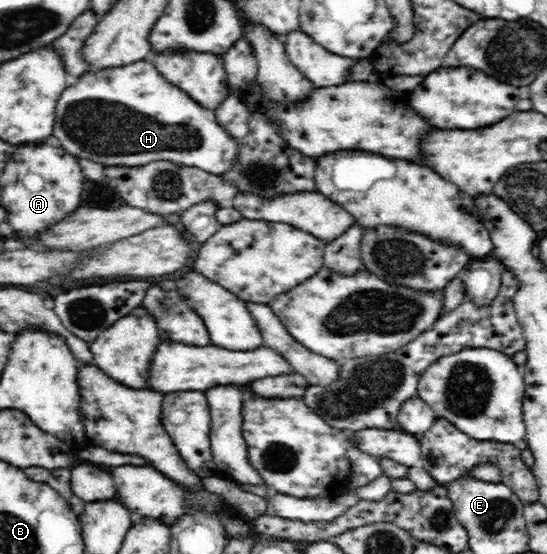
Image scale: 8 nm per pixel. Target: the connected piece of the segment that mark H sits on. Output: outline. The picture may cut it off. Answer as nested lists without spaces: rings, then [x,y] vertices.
[[[139,60],[121,67],[88,71],[74,86],[66,87],[57,100],[53,128],[53,136],[60,146],[72,156],[88,158],[105,166],[142,167],[142,164],[152,163],[152,160],[171,160],[214,175],[222,176],[230,172],[238,158],[239,144],[236,139],[219,124],[214,111],[200,106],[186,92],[166,82],[154,66]]]

